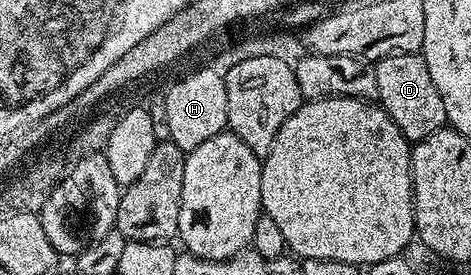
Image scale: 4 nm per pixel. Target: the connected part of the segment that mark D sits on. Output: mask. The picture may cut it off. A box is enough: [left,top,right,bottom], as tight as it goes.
[373,51,447,145]

